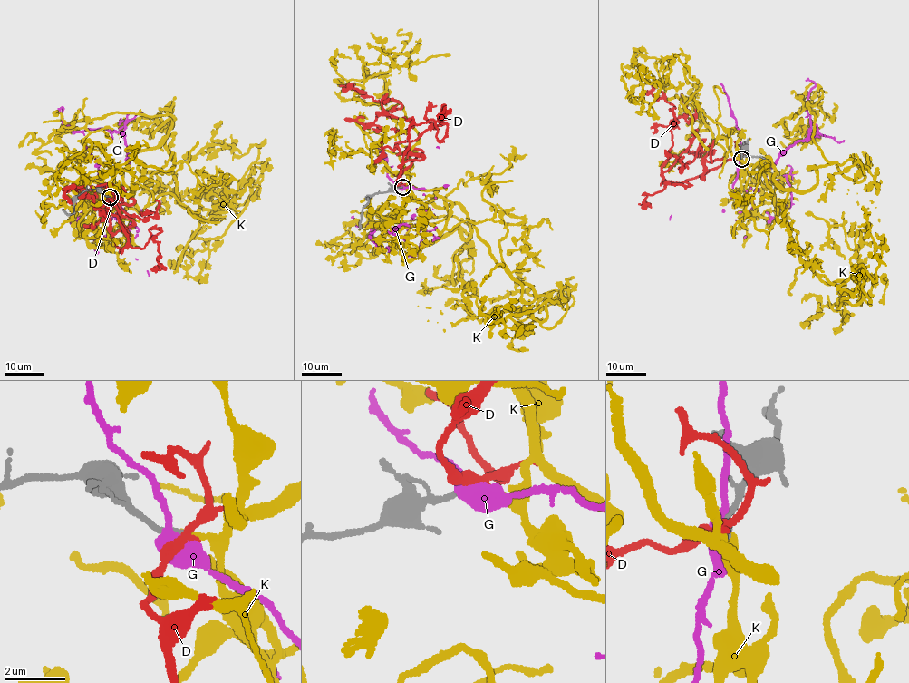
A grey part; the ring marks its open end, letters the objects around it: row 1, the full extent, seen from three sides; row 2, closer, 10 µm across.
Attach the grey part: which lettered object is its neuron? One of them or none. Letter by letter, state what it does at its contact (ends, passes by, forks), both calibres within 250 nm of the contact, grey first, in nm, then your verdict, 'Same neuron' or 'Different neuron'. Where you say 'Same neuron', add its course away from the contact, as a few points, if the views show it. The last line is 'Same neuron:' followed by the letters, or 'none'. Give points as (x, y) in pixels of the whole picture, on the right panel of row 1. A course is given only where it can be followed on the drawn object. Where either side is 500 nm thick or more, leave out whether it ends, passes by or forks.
D: It passes by. Thickness 160 nm (grey) against 280 nm. Different neuron
G: It passes by. Thickness 200 nm (grey) against 480 nm. Different neuron
K: It ends there. Thickness 190 nm (grey) against 240 nm. Different neuron
Same neuron: none

